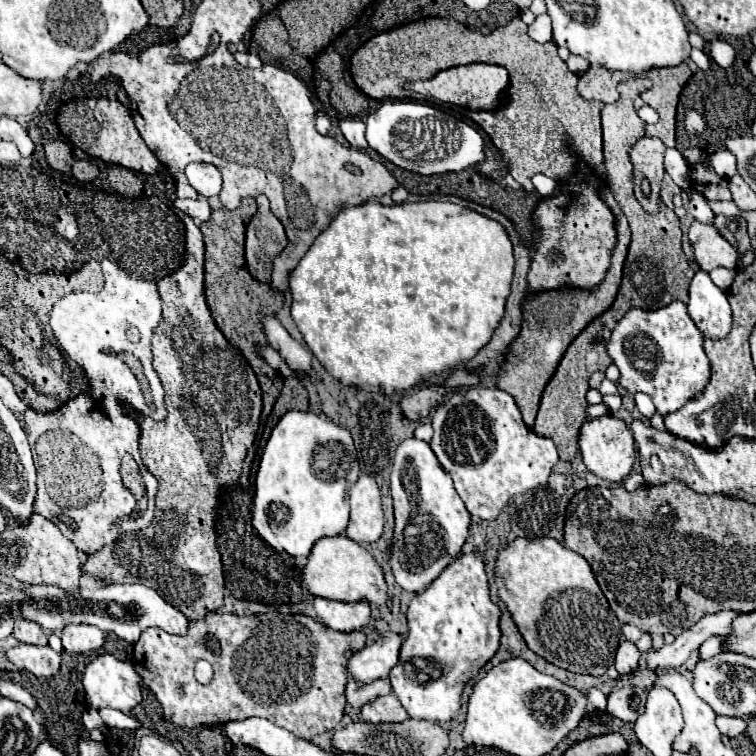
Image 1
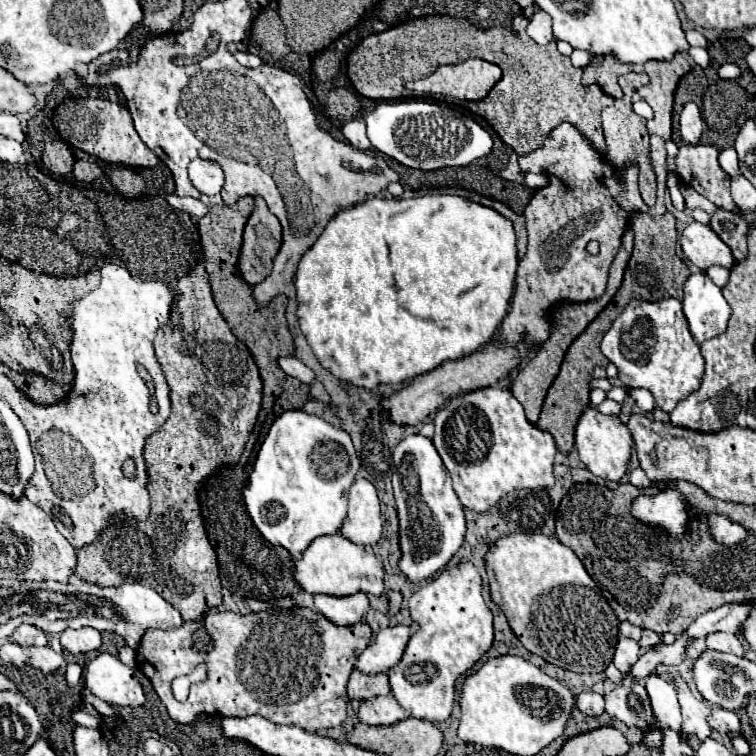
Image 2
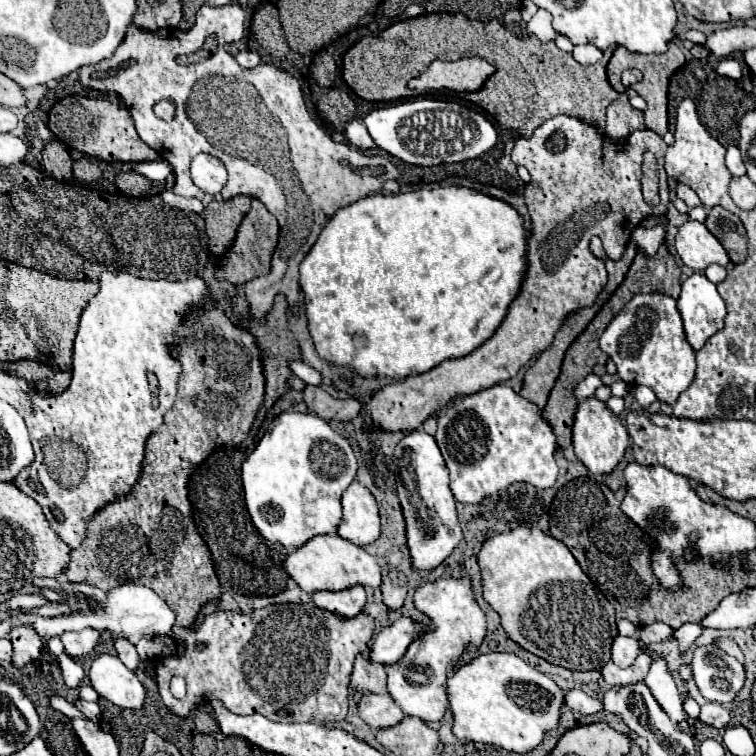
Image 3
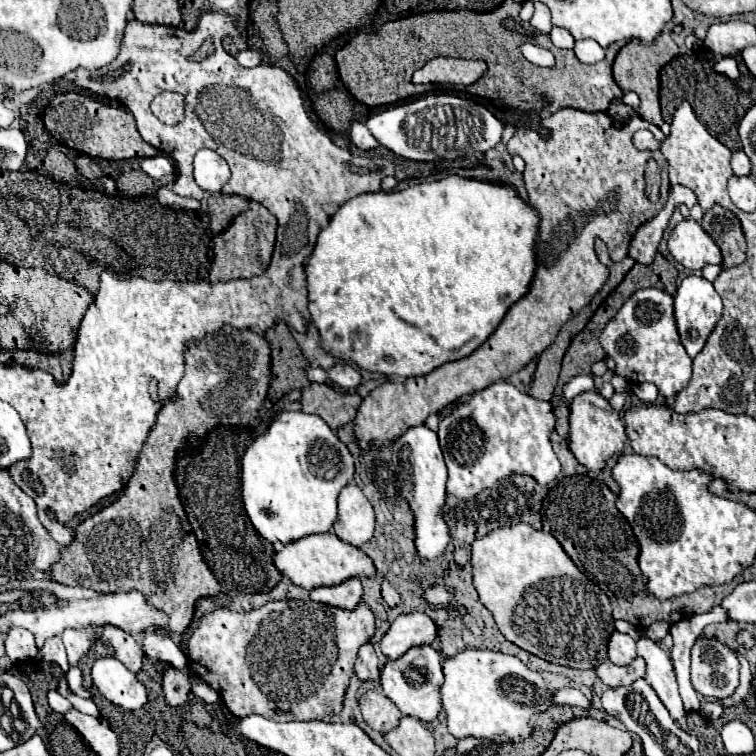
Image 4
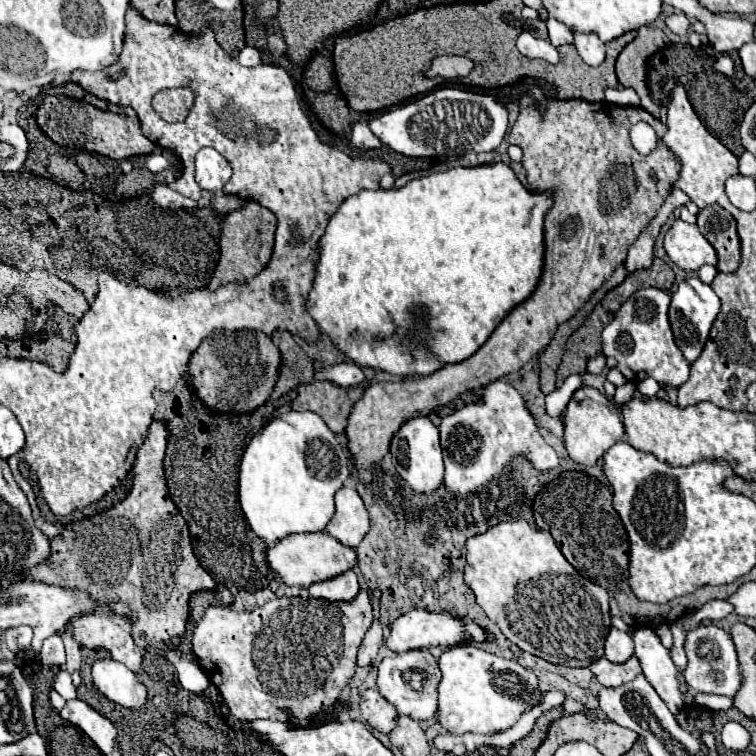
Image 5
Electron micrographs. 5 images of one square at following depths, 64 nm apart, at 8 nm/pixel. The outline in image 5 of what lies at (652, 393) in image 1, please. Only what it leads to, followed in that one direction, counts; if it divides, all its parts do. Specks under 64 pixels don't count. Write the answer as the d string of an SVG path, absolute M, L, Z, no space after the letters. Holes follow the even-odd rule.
M640 288L622 304L614 320L602 332L604 356L614 356L618 362L616 368L634 384L644 378L654 378L664 388L664 384L680 386L688 380L690 366L674 344L674 336L668 324L668 304L668 292L660 288Z

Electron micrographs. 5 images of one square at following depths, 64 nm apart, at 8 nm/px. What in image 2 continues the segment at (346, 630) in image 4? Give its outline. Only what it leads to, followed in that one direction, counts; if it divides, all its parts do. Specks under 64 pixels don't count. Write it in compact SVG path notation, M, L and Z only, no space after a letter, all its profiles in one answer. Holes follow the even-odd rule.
M290 608L290 610L264 610L248 616L234 612L208 612L202 624L186 622L182 628L172 630L148 630L142 636L138 648L138 666L154 684L160 702L166 706L172 720L180 724L190 724L202 714L210 716L250 716L260 714L276 724L302 726L310 732L340 726L346 720L346 682L352 674L354 660L364 652L372 638L372 628L366 622L342 628L330 624L326 616L310 608ZM196 664L206 666L206 680L194 682L190 686L190 696L186 702L176 702L170 690L170 682L176 676L194 672Z

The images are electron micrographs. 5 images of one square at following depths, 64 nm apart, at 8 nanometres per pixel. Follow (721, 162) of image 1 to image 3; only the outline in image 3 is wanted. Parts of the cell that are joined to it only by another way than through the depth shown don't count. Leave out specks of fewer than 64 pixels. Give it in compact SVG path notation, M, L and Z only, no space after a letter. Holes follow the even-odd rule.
M728 146L726 166L728 166L728 170L730 170L732 176L744 176L746 174L746 166L744 166L742 154L740 154L740 150L736 146Z

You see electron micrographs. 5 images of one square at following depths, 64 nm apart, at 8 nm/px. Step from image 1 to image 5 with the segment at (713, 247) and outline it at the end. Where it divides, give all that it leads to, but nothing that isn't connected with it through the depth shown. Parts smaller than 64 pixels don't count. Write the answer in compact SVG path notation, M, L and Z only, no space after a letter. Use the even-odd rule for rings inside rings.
M680 218L664 236L668 258L684 272L696 272L704 264L716 264L716 250L700 234L696 224L686 224Z

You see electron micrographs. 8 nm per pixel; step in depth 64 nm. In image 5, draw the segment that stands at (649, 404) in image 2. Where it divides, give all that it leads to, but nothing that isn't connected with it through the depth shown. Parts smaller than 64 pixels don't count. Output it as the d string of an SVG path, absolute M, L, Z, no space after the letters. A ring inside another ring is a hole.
M646 378L646 380L642 380L642 382L638 382L638 392L642 394L642 396L648 396L648 398L652 398L652 396L656 396L658 394L658 390L660 390L660 384L656 382L656 380L650 380L650 378Z

